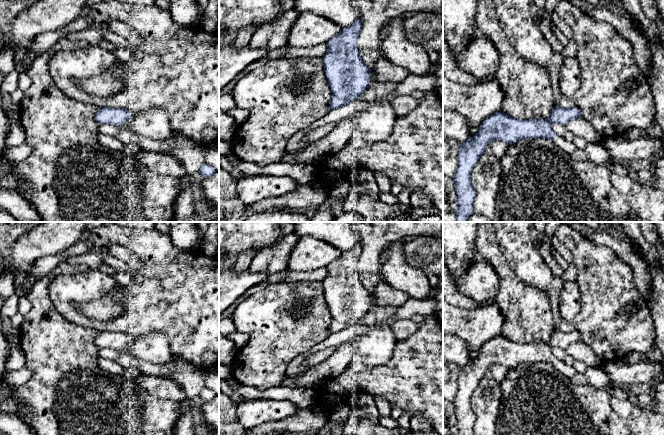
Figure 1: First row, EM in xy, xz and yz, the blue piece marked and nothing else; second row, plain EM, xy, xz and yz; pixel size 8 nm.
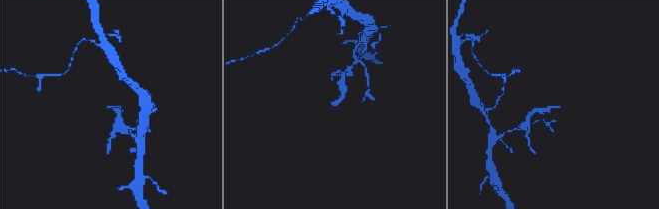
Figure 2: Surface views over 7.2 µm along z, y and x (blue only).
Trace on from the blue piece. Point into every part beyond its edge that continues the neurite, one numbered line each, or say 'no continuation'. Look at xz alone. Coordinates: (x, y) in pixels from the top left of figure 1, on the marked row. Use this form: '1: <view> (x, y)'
no continuation

